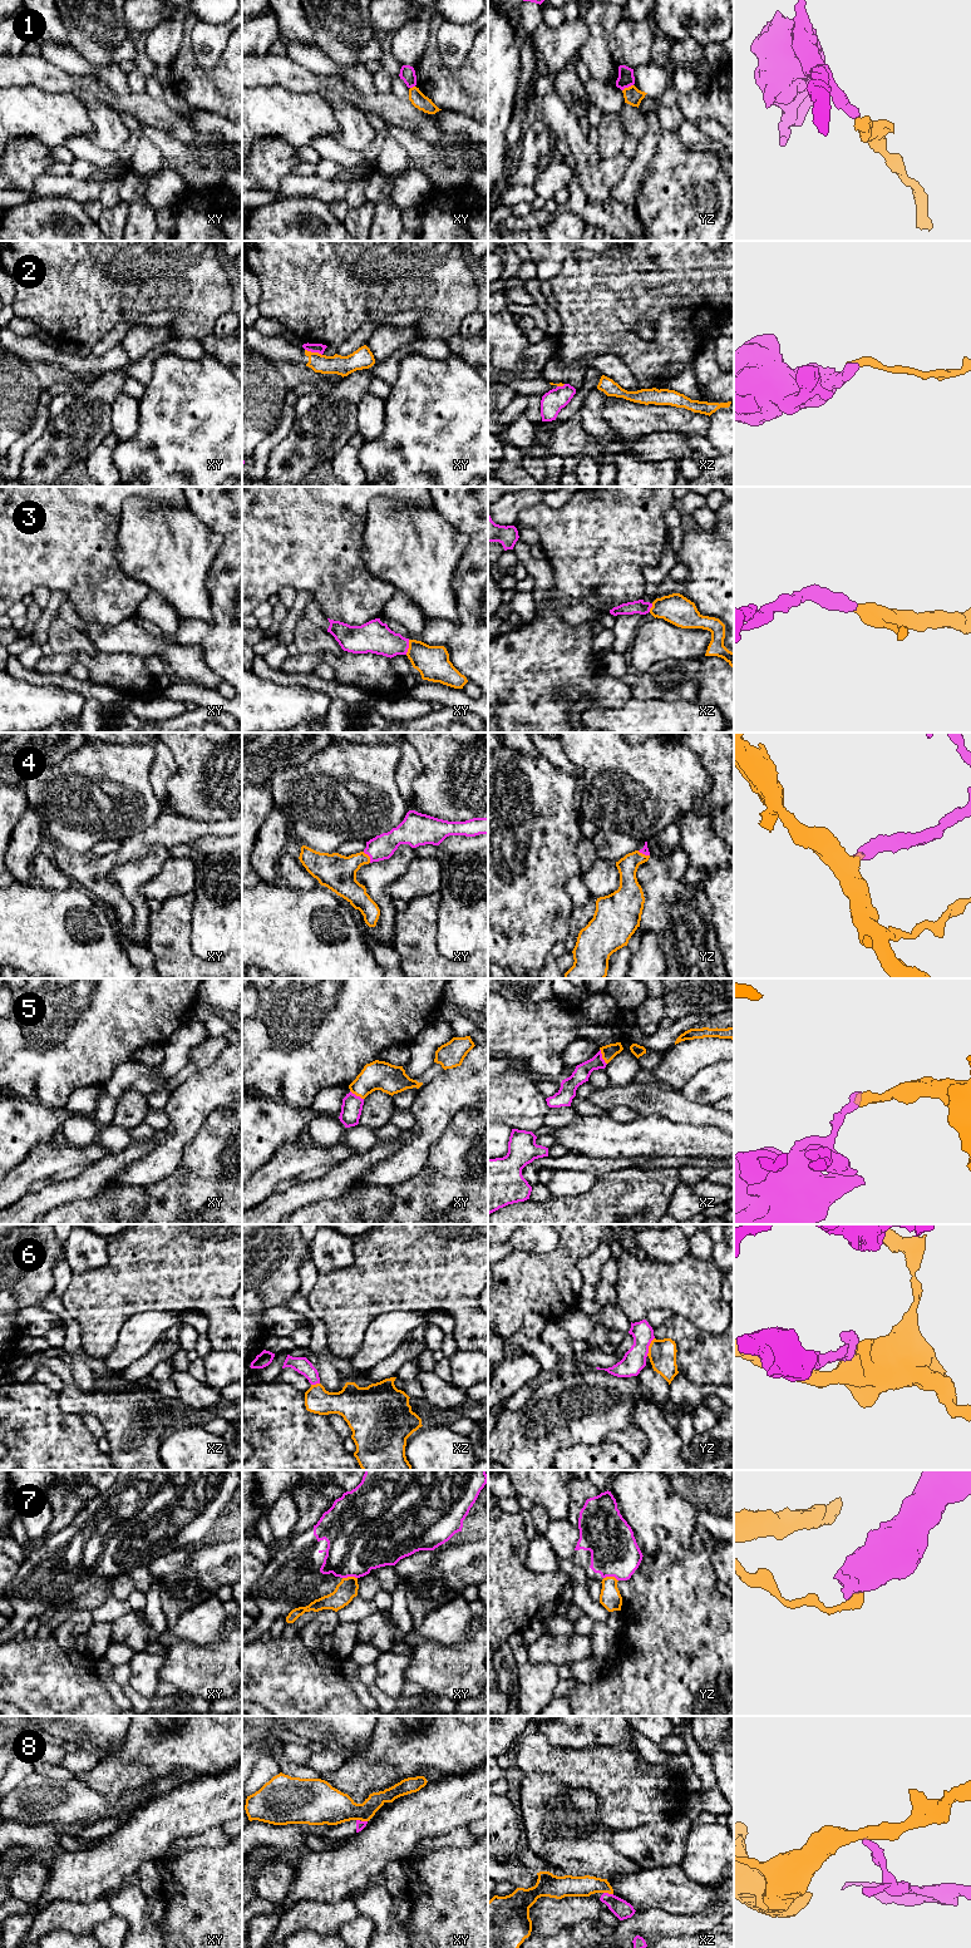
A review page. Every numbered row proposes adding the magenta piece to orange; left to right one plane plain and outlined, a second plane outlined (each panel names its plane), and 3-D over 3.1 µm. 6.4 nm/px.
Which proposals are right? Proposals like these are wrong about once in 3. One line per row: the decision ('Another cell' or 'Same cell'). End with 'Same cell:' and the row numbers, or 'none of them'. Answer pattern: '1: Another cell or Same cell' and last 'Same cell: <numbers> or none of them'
1: Another cell
2: Another cell
3: Same cell
4: Same cell
5: Another cell
6: Another cell
7: Another cell
8: Another cell
Same cell: 3, 4

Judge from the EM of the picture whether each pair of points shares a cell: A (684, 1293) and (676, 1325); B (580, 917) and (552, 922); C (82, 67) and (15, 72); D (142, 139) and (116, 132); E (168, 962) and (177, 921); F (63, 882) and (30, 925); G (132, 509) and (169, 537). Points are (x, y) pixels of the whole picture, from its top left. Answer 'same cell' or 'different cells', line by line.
A: different cells
B: different cells
C: different cells
D: different cells
E: same cell
F: different cells
G: same cell

